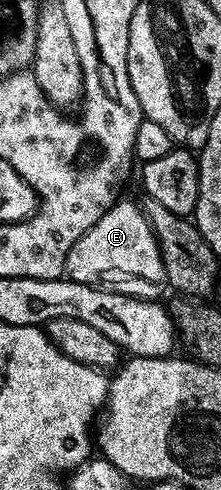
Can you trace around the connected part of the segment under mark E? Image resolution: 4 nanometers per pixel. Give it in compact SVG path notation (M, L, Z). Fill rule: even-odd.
M124 199L116 200L115 204L111 206L109 211L105 211L105 215L101 215L101 219L97 219L97 223L93 223L93 227L89 227L89 231L85 231L85 235L81 235L81 239L77 239L77 243L73 243L73 251L69 251L67 256L67 272L66 276L70 280L77 283L85 283L86 285L98 285L104 289L112 289L115 293L124 293L130 297L142 297L144 299L155 299L160 295L162 289L168 288L167 276L165 275L165 263L163 256L159 250L159 244L155 238L155 232L151 230L151 225L147 222L147 217L143 214L142 208L138 204L135 205L131 201L123 201Z

